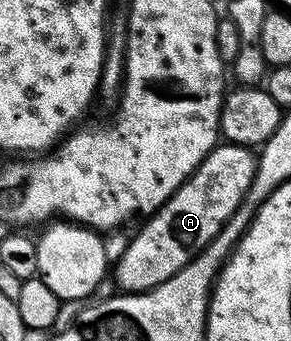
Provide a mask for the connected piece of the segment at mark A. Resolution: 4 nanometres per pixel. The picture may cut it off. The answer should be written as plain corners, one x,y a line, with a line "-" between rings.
218,144
170,199
144,222
148,223
132,237
123,256
116,263
114,260
113,279
115,275
115,283
119,286
116,288
123,293
152,291
204,251
246,200
255,176
256,162
254,152
248,147

